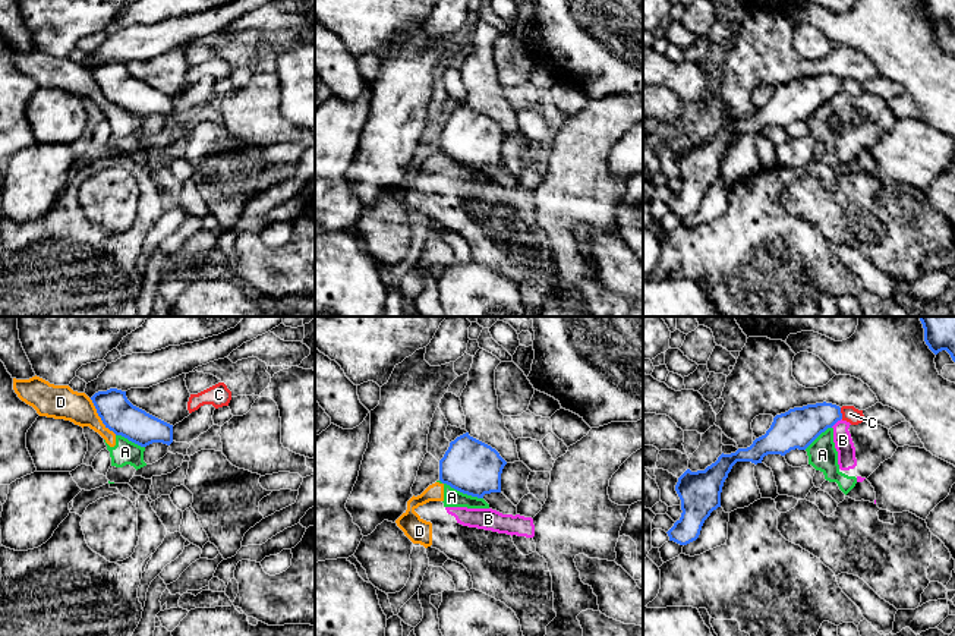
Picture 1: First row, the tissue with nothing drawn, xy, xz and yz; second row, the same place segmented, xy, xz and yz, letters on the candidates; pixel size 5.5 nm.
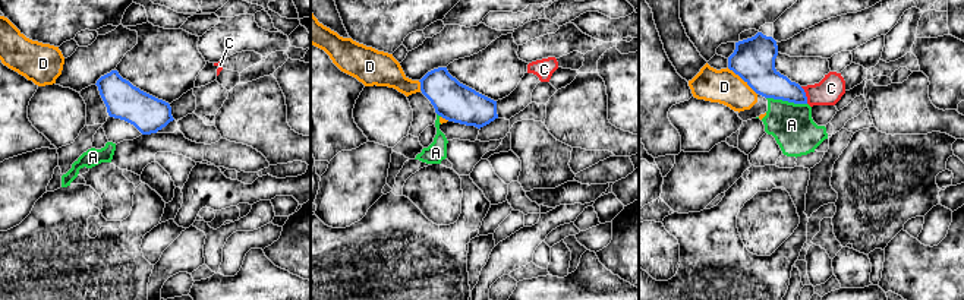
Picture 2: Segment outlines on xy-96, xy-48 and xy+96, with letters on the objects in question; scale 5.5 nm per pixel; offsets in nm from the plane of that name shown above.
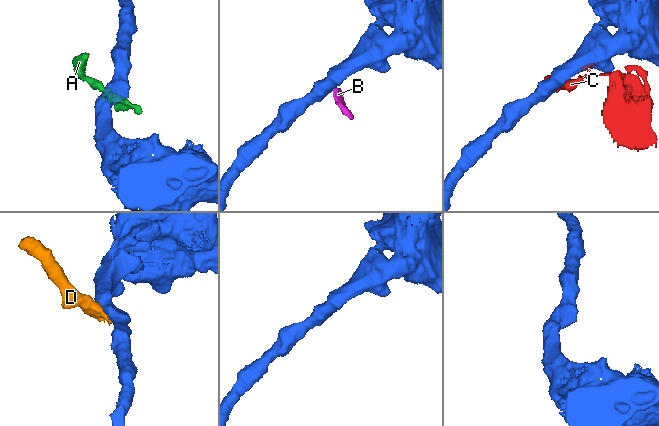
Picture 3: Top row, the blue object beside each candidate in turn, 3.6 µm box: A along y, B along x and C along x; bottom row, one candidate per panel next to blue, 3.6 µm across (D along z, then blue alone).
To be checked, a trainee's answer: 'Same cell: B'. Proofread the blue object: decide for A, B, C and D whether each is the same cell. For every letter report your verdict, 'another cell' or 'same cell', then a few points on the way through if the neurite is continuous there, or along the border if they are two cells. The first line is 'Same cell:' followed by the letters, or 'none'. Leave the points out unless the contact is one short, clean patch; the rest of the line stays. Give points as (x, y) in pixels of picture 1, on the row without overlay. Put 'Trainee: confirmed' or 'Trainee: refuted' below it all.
Same cell: none
A: another cell | along xz (440, 151), (463, 164), (482, 170)
B: another cell | along yz (841, 90), (831, 98)
C: another cell
D: another cell | along xy (90, 71), (100, 91), (116, 106)
Trainee: refuted

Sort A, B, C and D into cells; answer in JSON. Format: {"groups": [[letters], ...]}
{"groups": [["A", "B", "D"], ["C"]]}

